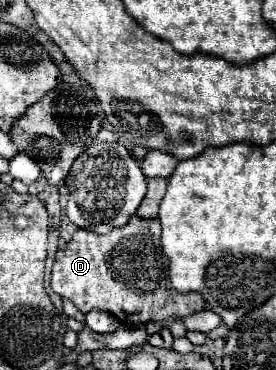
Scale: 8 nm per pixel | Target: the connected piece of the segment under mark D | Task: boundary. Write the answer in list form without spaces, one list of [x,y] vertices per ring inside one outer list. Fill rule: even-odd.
[[[133,215],[125,227],[107,235],[79,229],[71,241],[57,251],[51,273],[51,289],[73,301],[81,313],[93,309],[113,313],[125,327],[145,325],[149,321],[165,321],[169,317],[187,317],[203,311],[205,301],[199,293],[177,293],[159,279],[161,267],[161,225],[157,219],[141,219]]]

